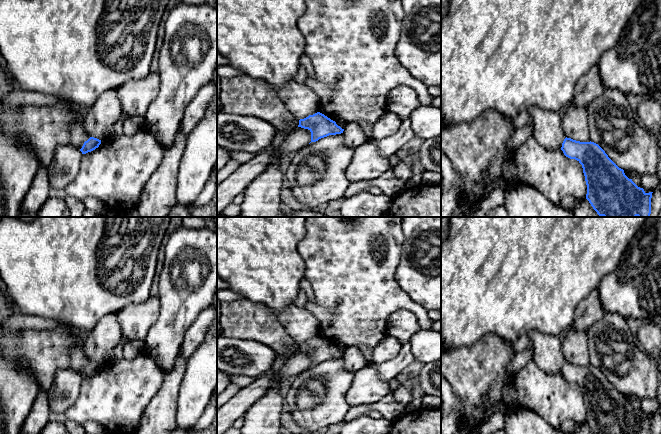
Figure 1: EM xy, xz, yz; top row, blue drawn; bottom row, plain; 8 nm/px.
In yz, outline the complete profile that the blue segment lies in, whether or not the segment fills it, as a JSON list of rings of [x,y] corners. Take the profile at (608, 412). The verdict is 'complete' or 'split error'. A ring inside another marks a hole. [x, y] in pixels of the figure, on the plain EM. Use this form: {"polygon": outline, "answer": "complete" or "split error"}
{"polygon": [[[566,361],[561,374],[566,381],[575,383],[582,389],[587,409],[586,423],[594,434],[651,434],[653,416],[646,417],[643,412],[638,411],[598,368]]], "answer": "complete"}

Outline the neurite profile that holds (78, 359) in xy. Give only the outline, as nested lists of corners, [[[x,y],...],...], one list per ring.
[[[84,335],[73,336],[72,340],[74,342],[68,351],[70,357],[69,368],[80,374],[84,366],[90,362],[84,351]]]

